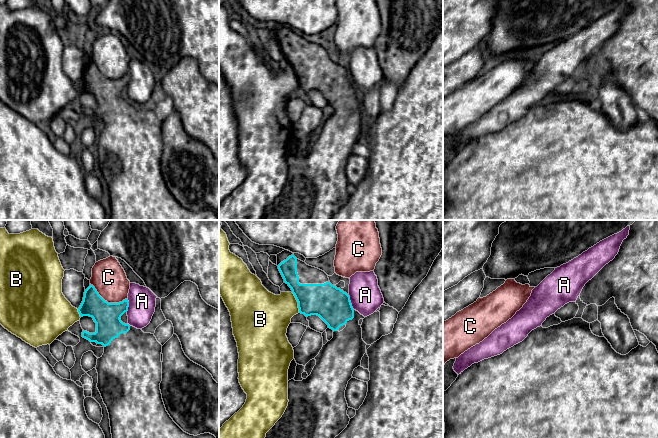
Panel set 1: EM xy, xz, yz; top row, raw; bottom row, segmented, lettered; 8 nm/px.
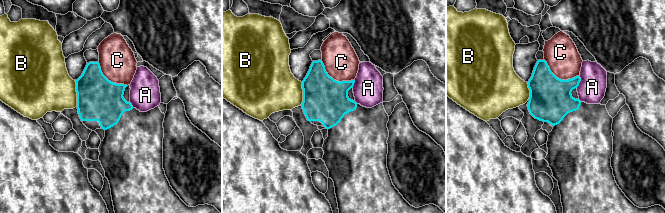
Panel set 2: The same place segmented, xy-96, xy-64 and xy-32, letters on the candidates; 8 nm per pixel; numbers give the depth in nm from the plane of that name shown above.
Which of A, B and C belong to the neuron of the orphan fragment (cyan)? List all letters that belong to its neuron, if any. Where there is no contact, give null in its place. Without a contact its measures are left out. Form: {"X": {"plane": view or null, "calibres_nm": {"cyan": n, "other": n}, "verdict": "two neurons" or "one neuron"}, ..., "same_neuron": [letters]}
{"A": {"plane": "xz", "calibres_nm": {"cyan": 280, "other": 260}, "verdict": "two neurons"}, "B": {"plane": "xz", "calibres_nm": {"cyan": 280, "other": 340}, "verdict": "two neurons"}, "C": {"plane": "xy", "calibres_nm": {"cyan": 220, "other": 280}, "verdict": "two neurons"}, "same_neuron": []}

